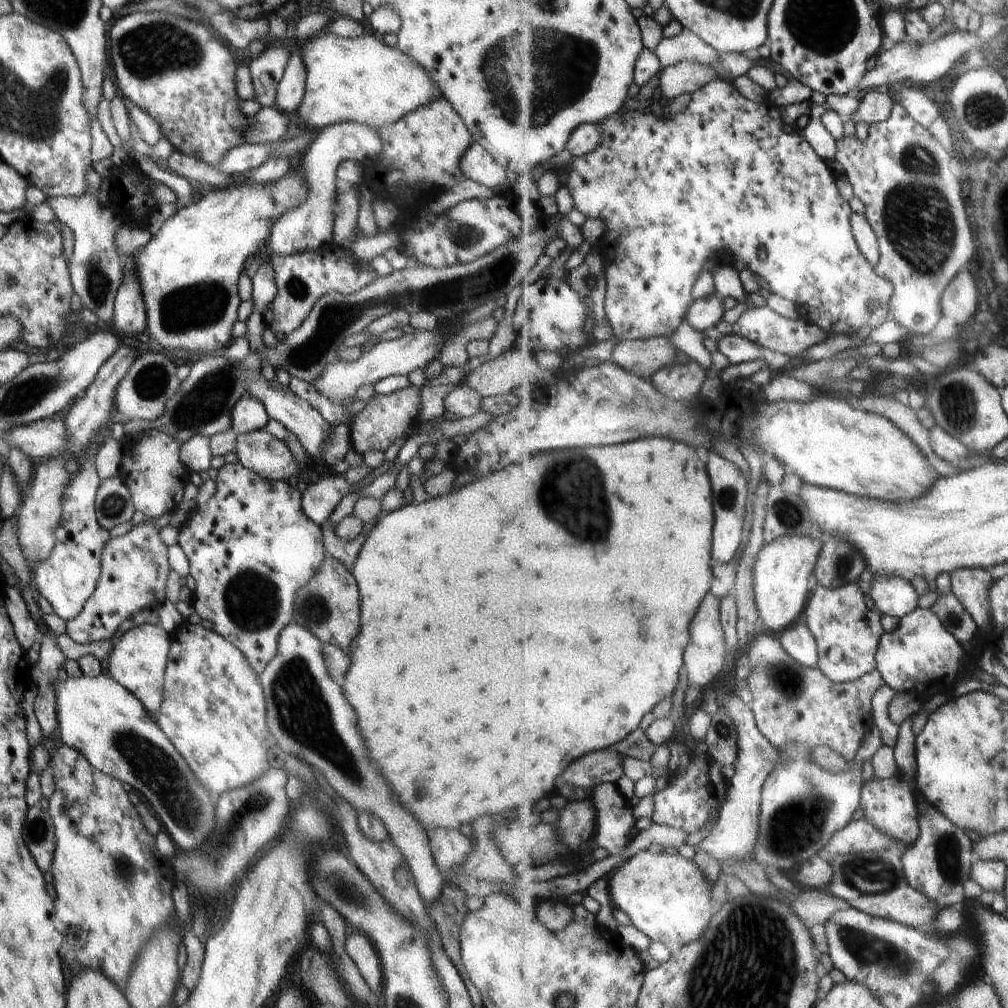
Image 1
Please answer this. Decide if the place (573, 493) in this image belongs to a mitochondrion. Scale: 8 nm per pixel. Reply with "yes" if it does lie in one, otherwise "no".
yes

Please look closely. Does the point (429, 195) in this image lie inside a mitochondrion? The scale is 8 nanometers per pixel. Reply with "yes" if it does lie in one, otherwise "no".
no

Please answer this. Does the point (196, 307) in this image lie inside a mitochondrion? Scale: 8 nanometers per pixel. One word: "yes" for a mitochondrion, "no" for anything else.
yes

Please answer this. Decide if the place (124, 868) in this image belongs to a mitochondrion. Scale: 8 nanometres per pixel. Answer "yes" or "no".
yes

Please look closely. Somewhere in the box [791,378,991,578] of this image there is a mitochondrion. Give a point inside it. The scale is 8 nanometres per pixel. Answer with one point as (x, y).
(958, 405)

